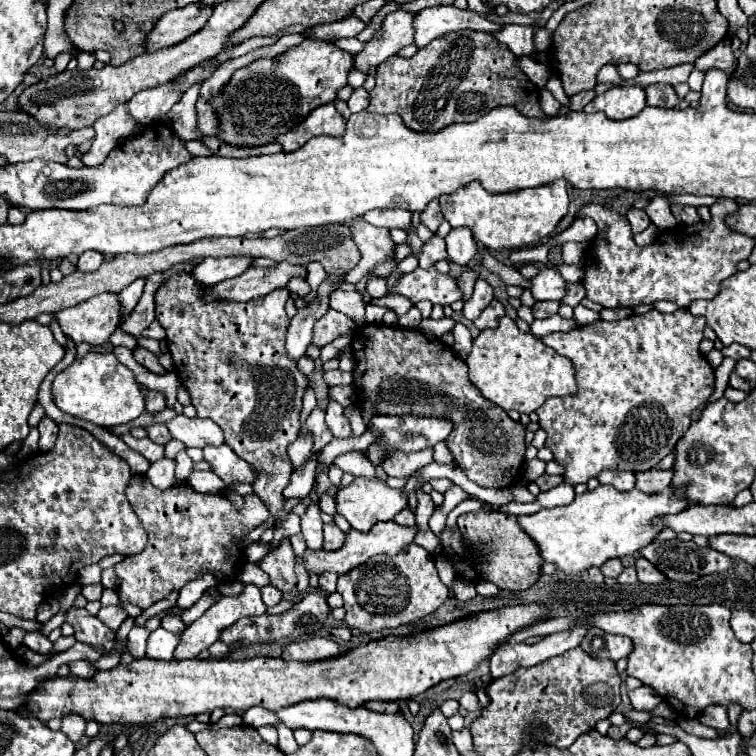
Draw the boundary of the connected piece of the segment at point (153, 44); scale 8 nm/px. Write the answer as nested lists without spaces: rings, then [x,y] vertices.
[[[201,2],[167,12],[147,36],[147,52],[179,44],[181,40],[199,32],[209,20],[211,12],[213,8],[201,8]]]

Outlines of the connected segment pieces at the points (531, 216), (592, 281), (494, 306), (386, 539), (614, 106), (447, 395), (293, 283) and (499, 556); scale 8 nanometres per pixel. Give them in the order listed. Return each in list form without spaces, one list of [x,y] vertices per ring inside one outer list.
[[[473,180],[471,184],[459,188],[459,192],[443,194],[439,202],[445,220],[449,220],[453,228],[467,226],[473,230],[479,244],[491,250],[503,250],[531,246],[543,236],[551,234],[559,220],[567,214],[569,194],[565,180],[555,180],[555,184],[543,184],[539,188],[527,188],[509,194],[491,194],[479,184],[479,180]]]
[[[717,198],[709,210],[713,214],[709,224],[677,224],[669,232],[661,234],[651,246],[639,248],[633,242],[633,232],[625,216],[599,204],[583,206],[579,214],[593,218],[599,232],[607,230],[607,238],[593,240],[589,254],[583,260],[583,268],[587,272],[583,280],[587,298],[599,302],[603,308],[635,308],[657,300],[671,300],[681,308],[687,308],[695,300],[713,300],[719,294],[721,280],[733,276],[737,272],[737,262],[749,258],[755,240],[727,228],[725,216],[737,210],[735,200]]]
[[[493,300],[493,302],[481,312],[481,316],[475,320],[475,326],[477,326],[479,330],[497,328],[497,320],[499,320],[501,316],[505,316],[505,308],[503,308],[503,304],[501,304],[499,300]]]
[[[379,522],[375,524],[369,532],[355,532],[353,528],[347,532],[345,536],[345,542],[343,542],[343,548],[335,550],[335,552],[327,552],[325,548],[321,550],[305,550],[305,554],[301,558],[297,558],[299,562],[303,562],[307,574],[323,574],[323,572],[335,572],[335,574],[347,574],[349,570],[353,570],[355,566],[361,566],[363,562],[367,562],[371,556],[377,556],[377,554],[389,554],[389,556],[395,556],[399,550],[403,550],[405,546],[409,546],[413,542],[417,534],[417,528],[401,528],[397,526],[395,522]]]
[[[621,86],[599,94],[583,108],[583,112],[603,110],[611,120],[625,120],[639,114],[645,106],[645,90],[641,86]]]
[[[383,324],[363,326],[351,342],[353,358],[357,360],[353,370],[353,382],[359,388],[361,398],[371,398],[377,404],[379,414],[417,414],[417,416],[443,416],[453,422],[453,432],[447,438],[447,446],[459,464],[459,468],[479,486],[507,488],[519,482],[525,462],[525,428],[507,416],[505,410],[489,402],[467,376],[467,364],[453,354],[451,348],[441,346],[437,340],[429,340],[419,330],[391,328]]]
[[[292,278],[286,288],[300,297],[307,295],[311,291],[311,288],[309,284],[307,284],[306,280],[304,282],[301,278]]]
[[[500,511],[470,512],[458,518],[457,526],[473,548],[479,572],[483,574],[485,580],[493,582],[497,588],[521,592],[531,588],[539,580],[541,574],[539,548],[535,548],[535,544],[531,544],[531,536],[527,536],[527,532],[519,528],[517,516]]]

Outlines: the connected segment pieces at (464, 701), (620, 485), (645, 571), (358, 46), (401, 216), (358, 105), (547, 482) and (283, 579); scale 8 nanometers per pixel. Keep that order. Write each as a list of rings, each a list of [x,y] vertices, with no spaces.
[[[465,692],[465,694],[461,696],[459,704],[461,704],[465,710],[469,710],[469,712],[481,712],[481,710],[483,710],[483,706],[481,706],[481,702],[479,702],[479,698],[477,698],[475,692]]]
[[[603,470],[599,476],[601,484],[611,484],[617,490],[629,490],[635,486],[635,474],[631,472],[617,472],[617,470]]]
[[[643,556],[635,560],[635,570],[637,570],[637,578],[639,582],[643,584],[663,584],[667,578],[655,568],[649,564],[649,560],[645,560]]]
[[[341,38],[341,40],[337,40],[337,42],[335,42],[335,46],[337,46],[337,48],[341,48],[341,50],[347,50],[349,54],[353,54],[353,56],[355,56],[355,54],[359,54],[359,52],[363,50],[363,46],[365,46],[365,44],[363,44],[363,42],[359,42],[357,38]]]
[[[393,208],[393,210],[375,210],[375,212],[367,212],[367,216],[363,216],[369,224],[373,226],[385,226],[385,228],[405,228],[411,224],[411,212],[401,210],[401,208]]]
[[[357,88],[357,90],[351,94],[351,98],[347,100],[347,104],[349,104],[349,110],[351,110],[351,112],[361,112],[361,110],[365,110],[365,108],[369,106],[369,92],[367,92],[365,88]]]
[[[543,474],[543,476],[539,476],[535,482],[537,482],[537,486],[545,492],[545,490],[551,490],[551,488],[559,486],[559,484],[563,482],[563,476],[549,476],[549,474]]]
[[[283,540],[281,546],[273,552],[269,552],[263,562],[261,570],[269,574],[271,586],[279,588],[279,592],[293,592],[297,586],[297,576],[295,576],[295,554],[289,544],[289,540]]]

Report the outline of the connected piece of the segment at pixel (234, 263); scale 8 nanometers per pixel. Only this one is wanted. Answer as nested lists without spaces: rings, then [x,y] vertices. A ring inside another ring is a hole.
[[[239,256],[219,258],[219,260],[203,260],[201,264],[195,266],[193,276],[199,280],[199,284],[211,286],[211,284],[219,284],[227,278],[241,276],[247,268],[251,268],[251,264],[253,264],[253,258],[239,258]]]

